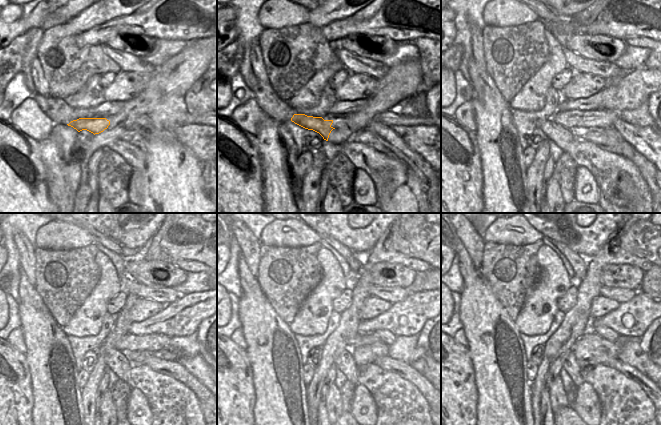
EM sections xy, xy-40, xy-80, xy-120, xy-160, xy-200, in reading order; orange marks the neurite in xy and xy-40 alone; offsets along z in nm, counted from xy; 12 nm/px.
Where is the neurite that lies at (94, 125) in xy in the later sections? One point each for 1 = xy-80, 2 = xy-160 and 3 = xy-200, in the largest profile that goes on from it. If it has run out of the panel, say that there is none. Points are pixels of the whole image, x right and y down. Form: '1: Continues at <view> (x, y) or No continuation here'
1: Continues at xy-80 (563, 137)
2: Continues at xy-160 (344, 361)
3: Continues at xy-200 (569, 363)

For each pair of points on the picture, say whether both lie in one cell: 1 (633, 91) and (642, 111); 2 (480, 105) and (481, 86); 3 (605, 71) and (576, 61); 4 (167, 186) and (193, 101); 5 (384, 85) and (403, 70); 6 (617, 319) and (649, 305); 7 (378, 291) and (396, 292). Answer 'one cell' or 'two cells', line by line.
1: two cells
2: two cells
3: one cell
4: two cells
5: two cells
6: one cell
7: one cell

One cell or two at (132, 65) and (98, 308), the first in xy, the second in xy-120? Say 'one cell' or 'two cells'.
two cells

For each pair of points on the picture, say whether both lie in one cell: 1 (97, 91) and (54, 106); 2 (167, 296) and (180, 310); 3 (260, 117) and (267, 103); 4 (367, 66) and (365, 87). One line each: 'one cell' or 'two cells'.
1: two cells
2: two cells
3: two cells
4: two cells

